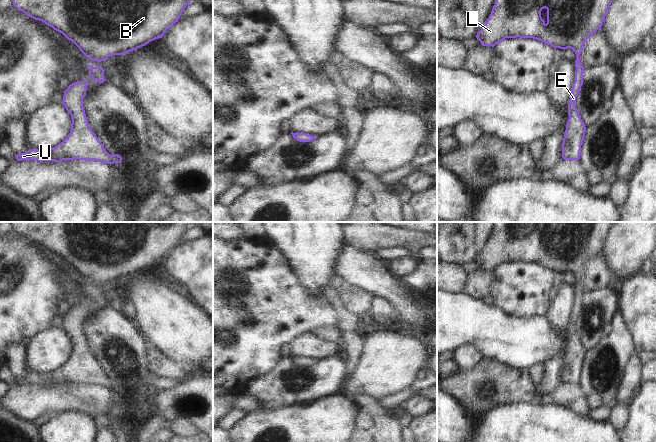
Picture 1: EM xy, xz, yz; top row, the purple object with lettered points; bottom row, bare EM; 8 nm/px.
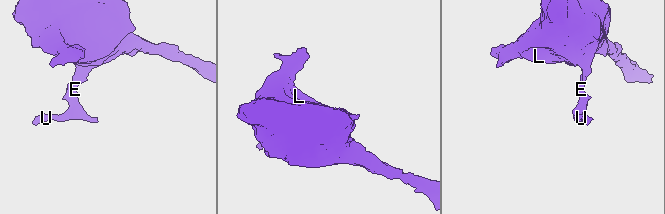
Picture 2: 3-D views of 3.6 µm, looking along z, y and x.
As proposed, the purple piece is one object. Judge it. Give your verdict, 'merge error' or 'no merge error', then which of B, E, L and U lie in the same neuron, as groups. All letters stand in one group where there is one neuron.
no merge error; B E L U

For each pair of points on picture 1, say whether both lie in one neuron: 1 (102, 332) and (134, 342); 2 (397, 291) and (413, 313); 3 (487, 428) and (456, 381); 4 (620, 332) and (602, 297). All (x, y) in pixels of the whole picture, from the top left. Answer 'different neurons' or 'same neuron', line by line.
1: same neuron
2: same neuron
3: different neurons
4: different neurons

